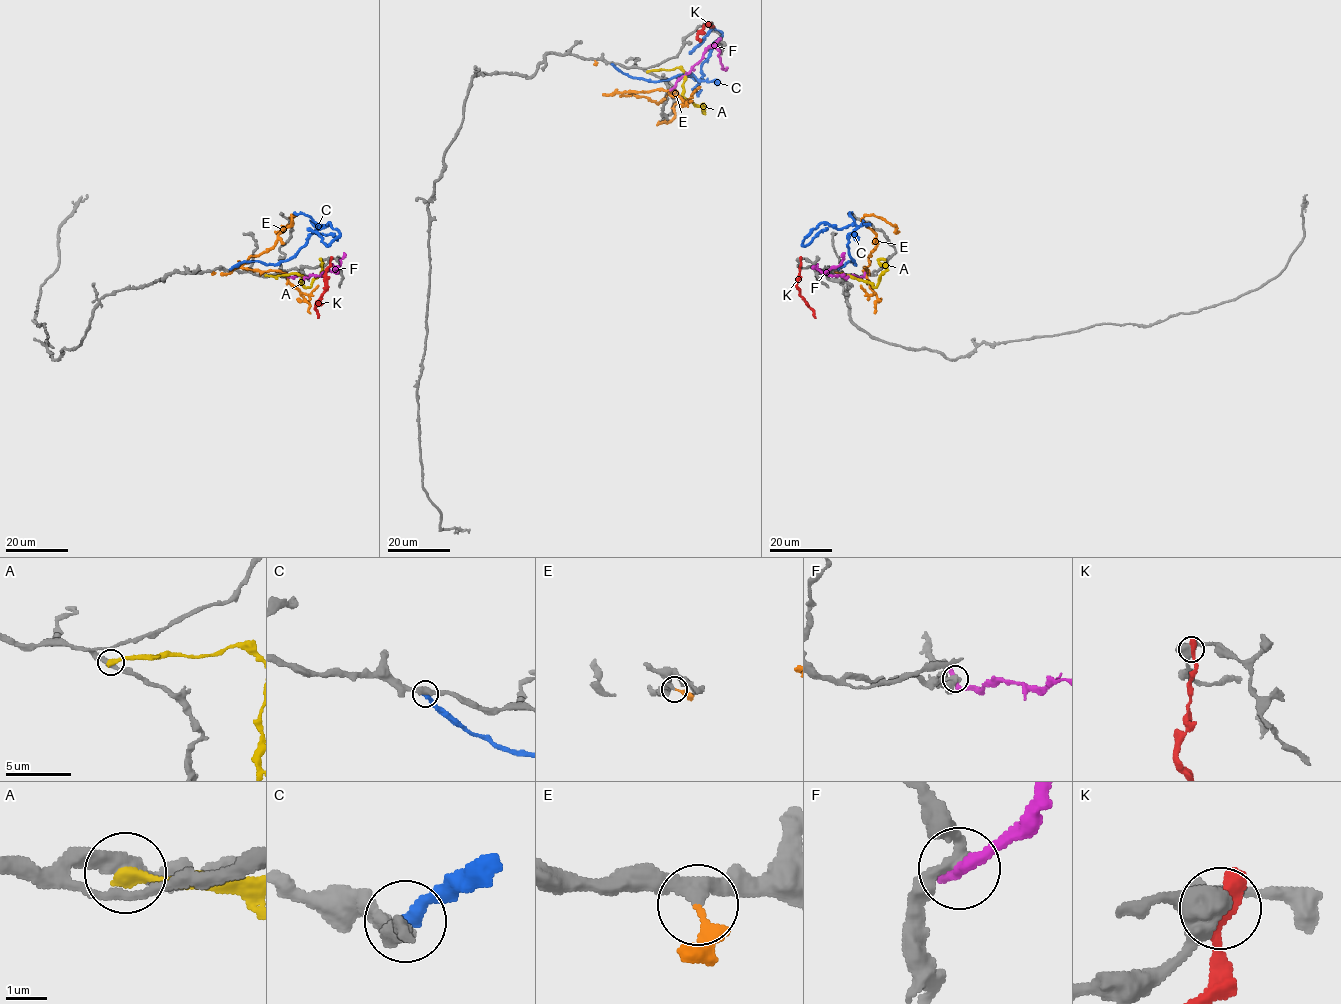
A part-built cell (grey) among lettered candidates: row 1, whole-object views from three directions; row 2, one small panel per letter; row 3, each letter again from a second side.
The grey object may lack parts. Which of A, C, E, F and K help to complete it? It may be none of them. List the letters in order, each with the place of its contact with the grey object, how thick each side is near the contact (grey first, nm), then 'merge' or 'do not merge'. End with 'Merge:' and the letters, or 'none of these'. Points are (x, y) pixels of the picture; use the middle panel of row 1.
A: meets grey at (647, 71); 360 nm thick on the grey side, 320 nm on the other; do not merge
C: meets grey at (612, 64); 440 nm thick on the grey side, 340 nm on the other; do not merge
E: meets grey at (595, 60); 320 nm thick on the grey side, 240 nm on the other; do not merge
F: meets grey at (669, 90); 360 nm thick on the grey side, 420 nm on the other; do not merge
K: meets grey at (712, 26); 480 nm thick on the grey side, 480 nm on the other; do not merge
Merge: none of these

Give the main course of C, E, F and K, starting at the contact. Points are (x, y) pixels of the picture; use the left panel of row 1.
C: (230, 269), (242, 262), (289, 260), (319, 225), (329, 223), (339, 235), (326, 245), (306, 228)
E: (213, 272), (230, 273), (250, 256), (268, 252), (296, 215), (292, 223), (275, 231)
F: (287, 274), (309, 277), (338, 271), (343, 253)
K: (330, 260), (326, 288), (315, 309), (318, 318)

